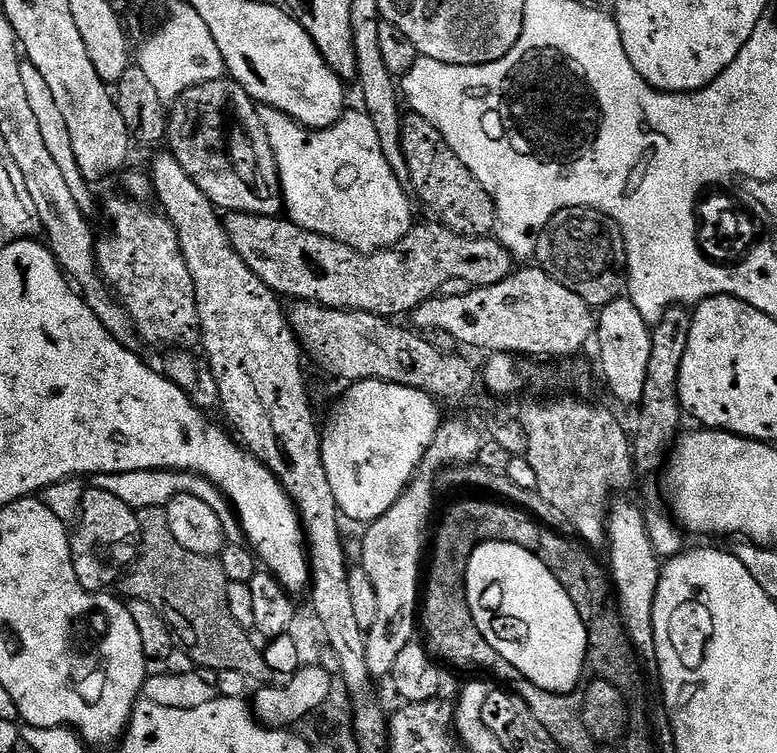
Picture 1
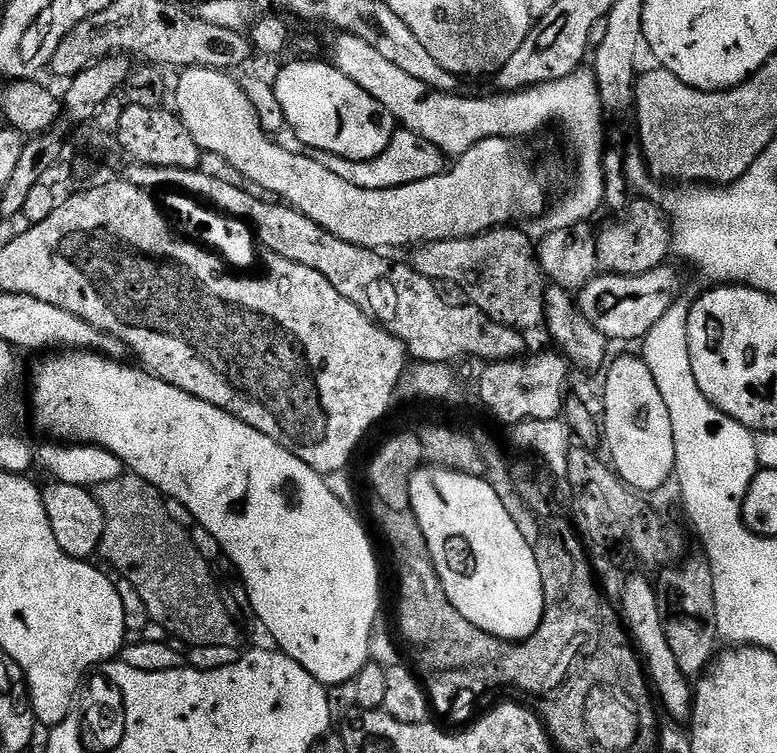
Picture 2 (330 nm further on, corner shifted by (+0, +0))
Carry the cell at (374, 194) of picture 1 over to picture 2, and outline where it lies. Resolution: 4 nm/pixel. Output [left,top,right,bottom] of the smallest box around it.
[314,130,446,190]

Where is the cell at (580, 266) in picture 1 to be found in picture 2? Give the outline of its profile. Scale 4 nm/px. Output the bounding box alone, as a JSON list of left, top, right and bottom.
[596,204,672,276]

